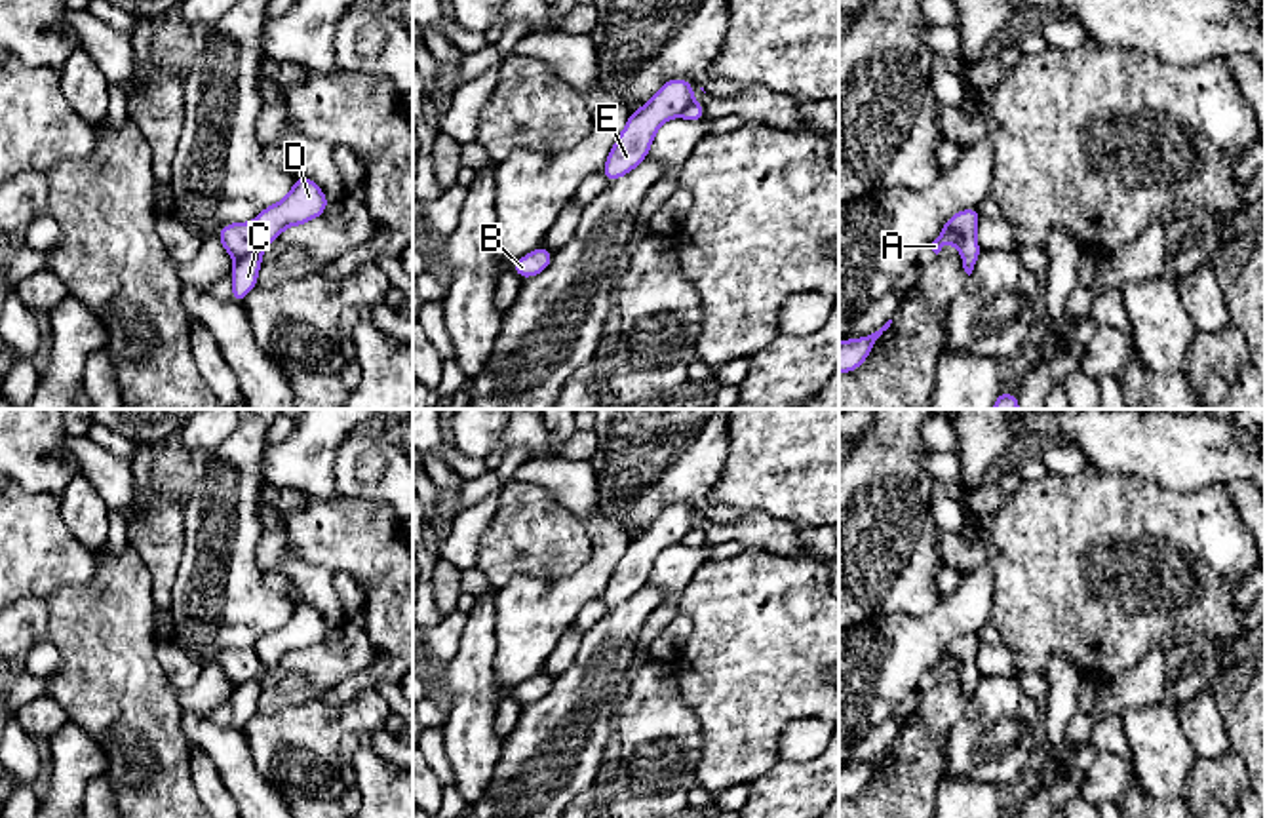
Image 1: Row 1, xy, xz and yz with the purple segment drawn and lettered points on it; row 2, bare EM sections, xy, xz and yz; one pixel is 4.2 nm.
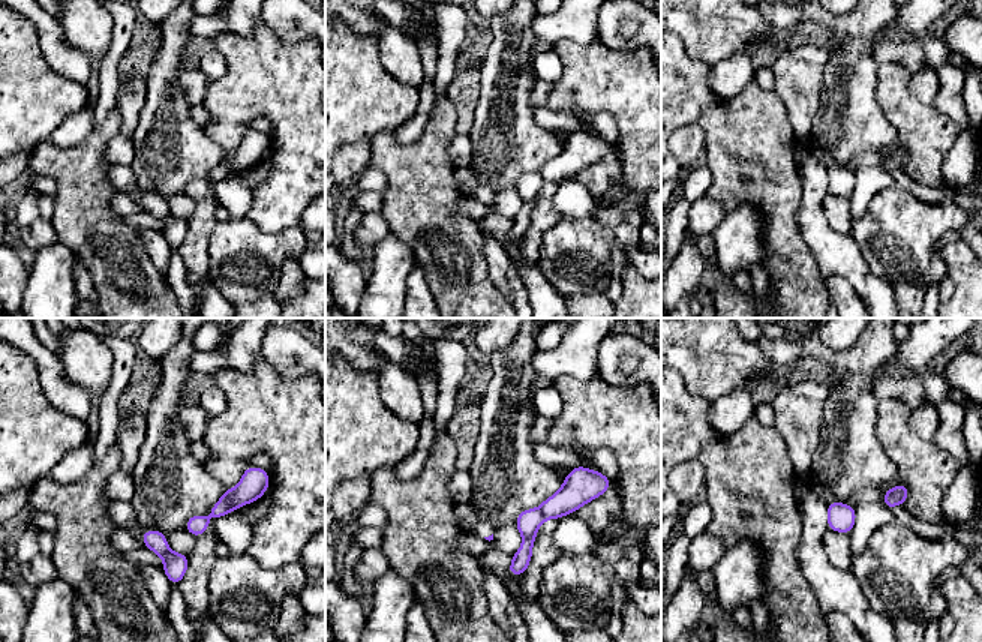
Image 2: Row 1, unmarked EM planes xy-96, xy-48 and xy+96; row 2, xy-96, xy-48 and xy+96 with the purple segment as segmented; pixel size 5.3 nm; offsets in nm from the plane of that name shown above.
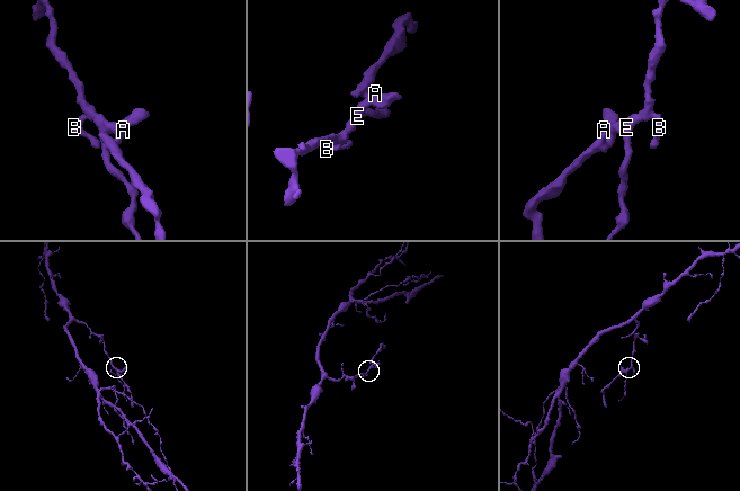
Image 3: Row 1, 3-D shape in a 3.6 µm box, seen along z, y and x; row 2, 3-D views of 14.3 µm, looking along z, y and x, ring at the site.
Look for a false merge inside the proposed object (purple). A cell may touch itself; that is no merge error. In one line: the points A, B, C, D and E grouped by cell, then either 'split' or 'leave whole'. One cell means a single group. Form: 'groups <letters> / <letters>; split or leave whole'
groups A B E / C D; split

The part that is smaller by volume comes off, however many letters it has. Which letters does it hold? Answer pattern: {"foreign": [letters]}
{"foreign": ["C", "D"]}

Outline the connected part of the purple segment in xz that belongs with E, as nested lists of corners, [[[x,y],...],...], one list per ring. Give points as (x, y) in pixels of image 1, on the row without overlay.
[[[671,504],[639,536],[632,538],[603,592],[601,599],[607,609],[635,595],[649,582],[660,552],[679,542],[691,527],[692,508]]]

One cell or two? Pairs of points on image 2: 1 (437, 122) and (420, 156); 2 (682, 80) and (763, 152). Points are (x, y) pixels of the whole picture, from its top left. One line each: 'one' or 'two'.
1: one
2: two

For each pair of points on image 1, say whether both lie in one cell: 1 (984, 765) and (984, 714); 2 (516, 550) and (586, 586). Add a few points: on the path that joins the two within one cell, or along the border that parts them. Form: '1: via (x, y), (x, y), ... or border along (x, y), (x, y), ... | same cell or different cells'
1: via (984, 752), (984, 727) | same cell
2: border along (590, 537), (590, 556), (575, 571), (520, 575) | different cells

